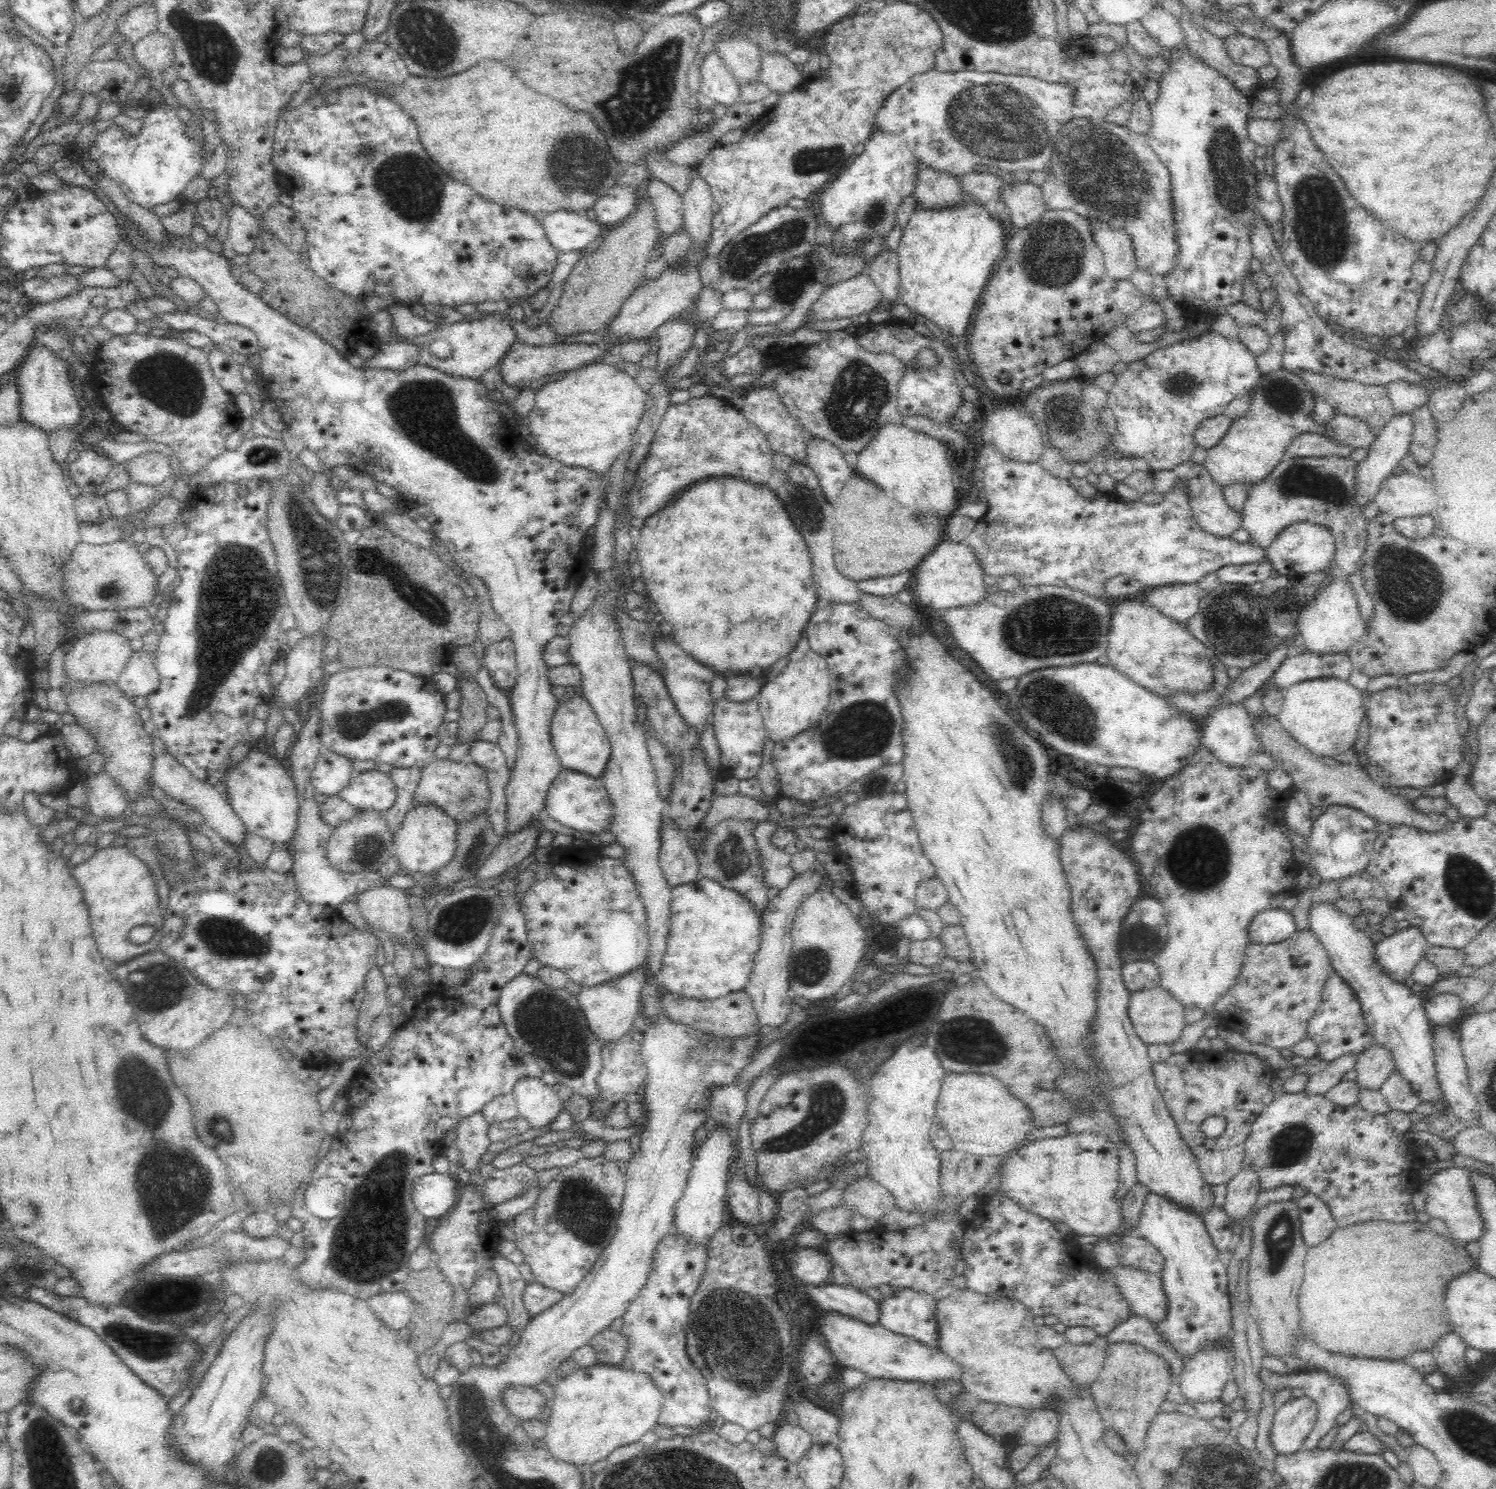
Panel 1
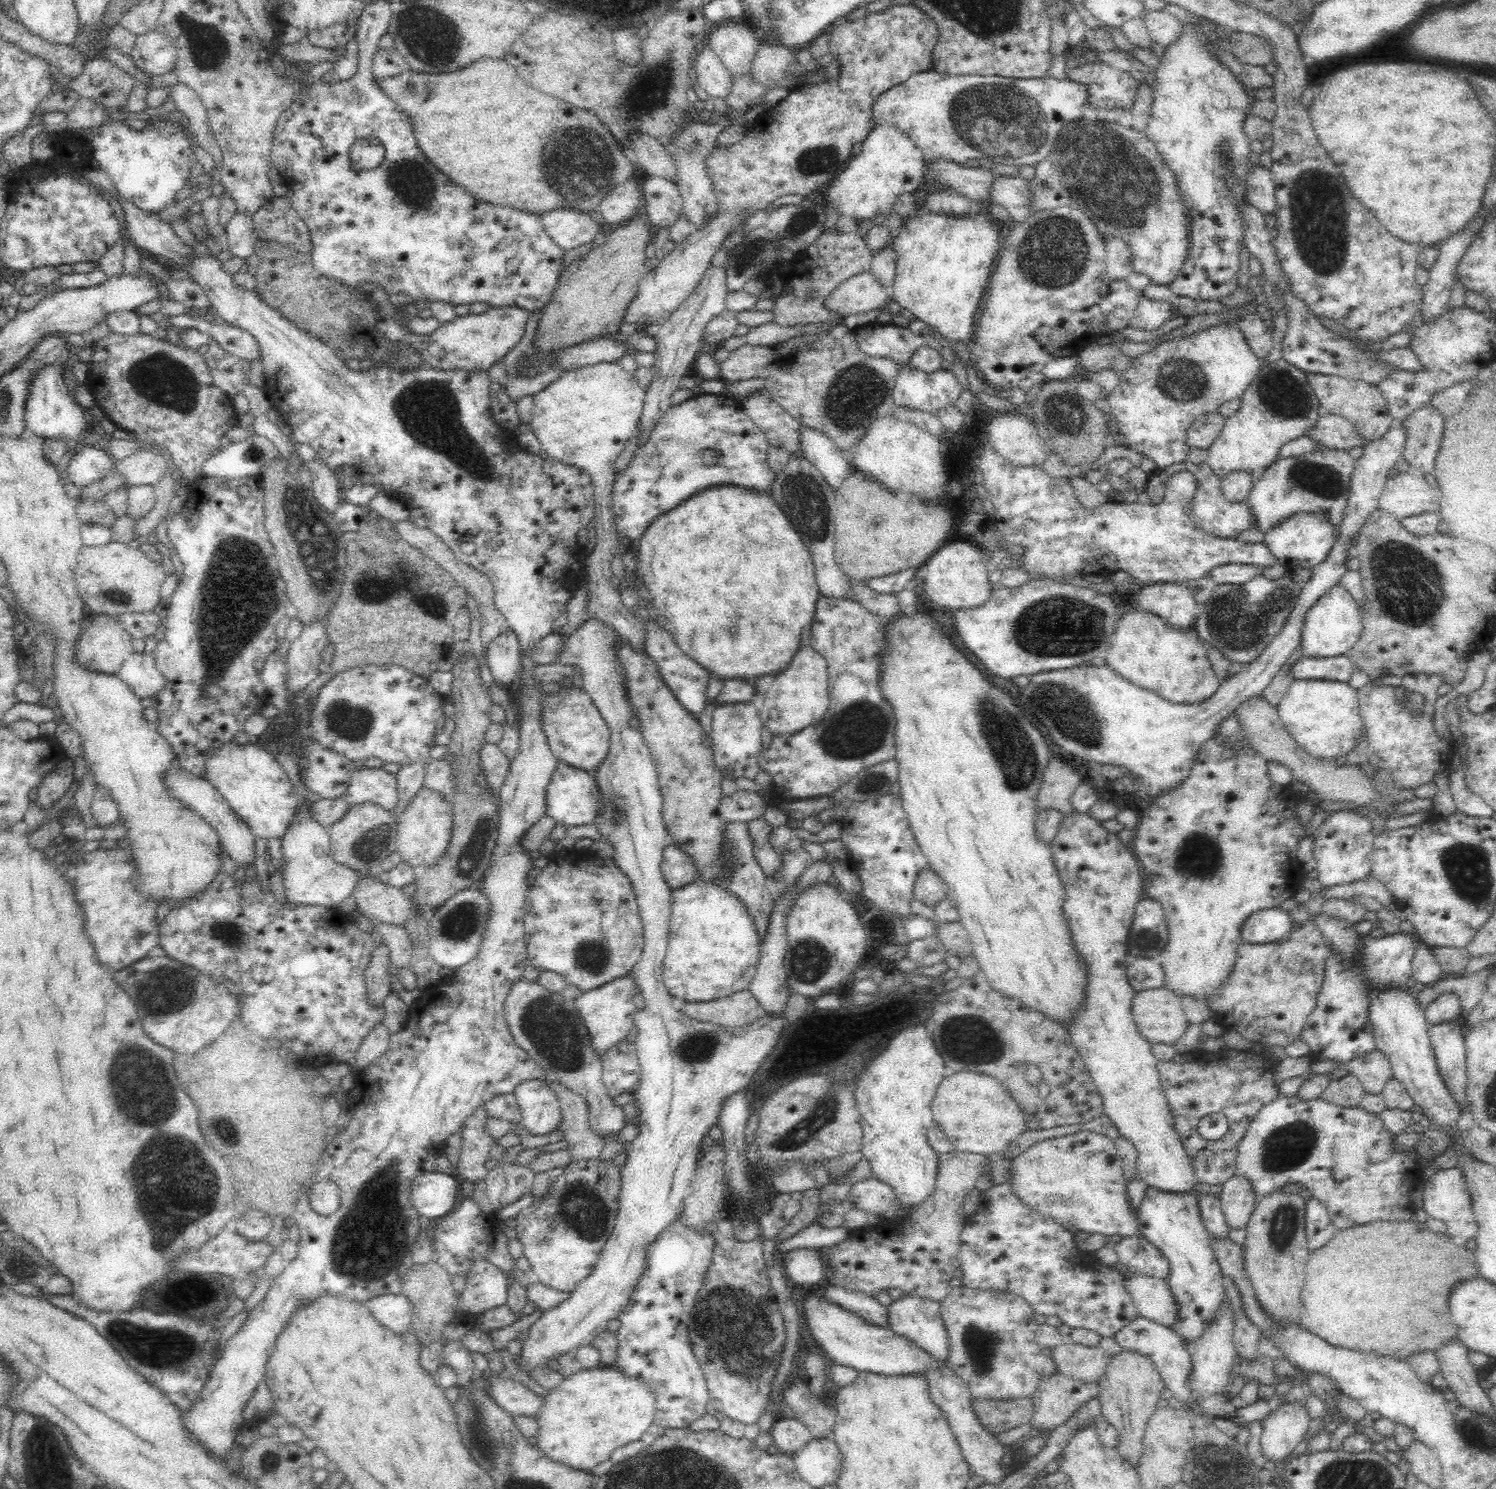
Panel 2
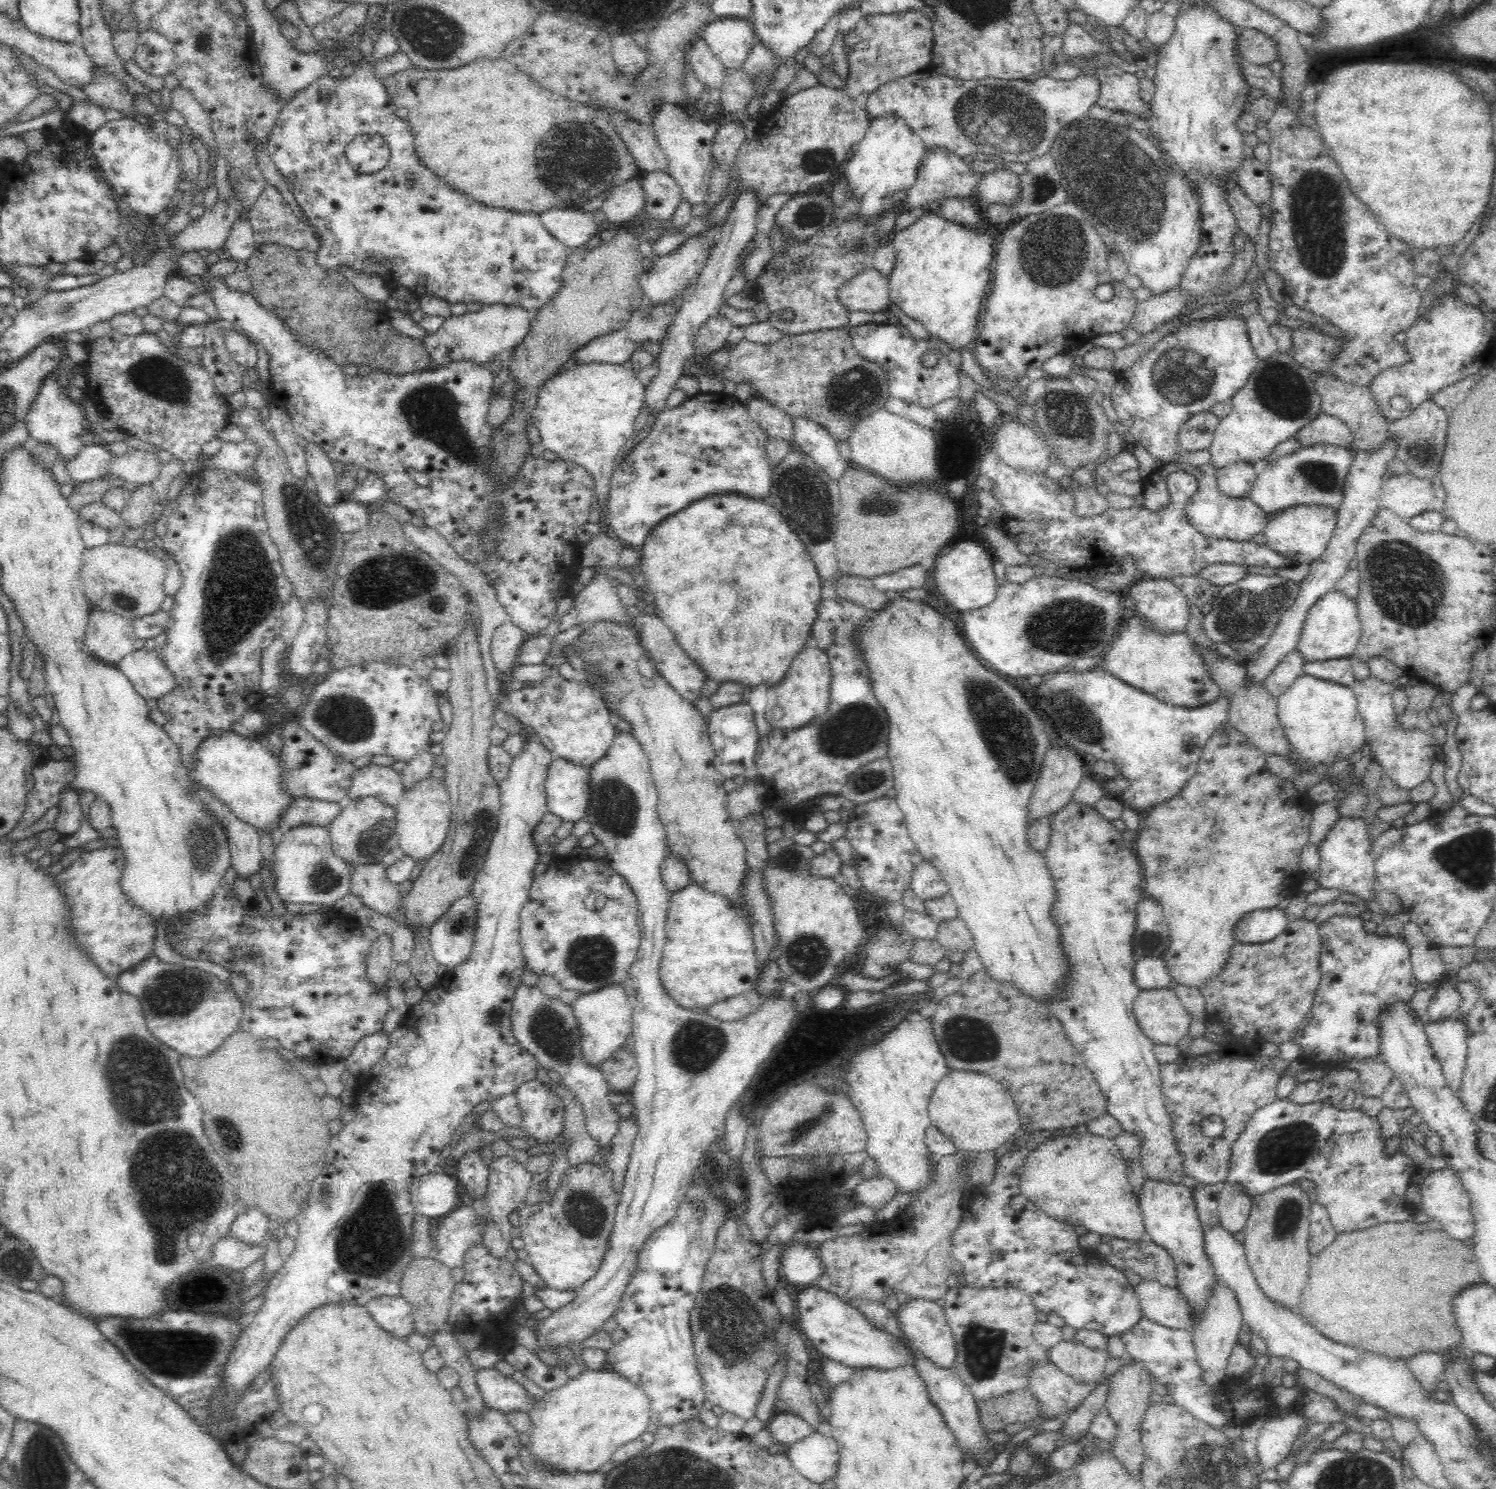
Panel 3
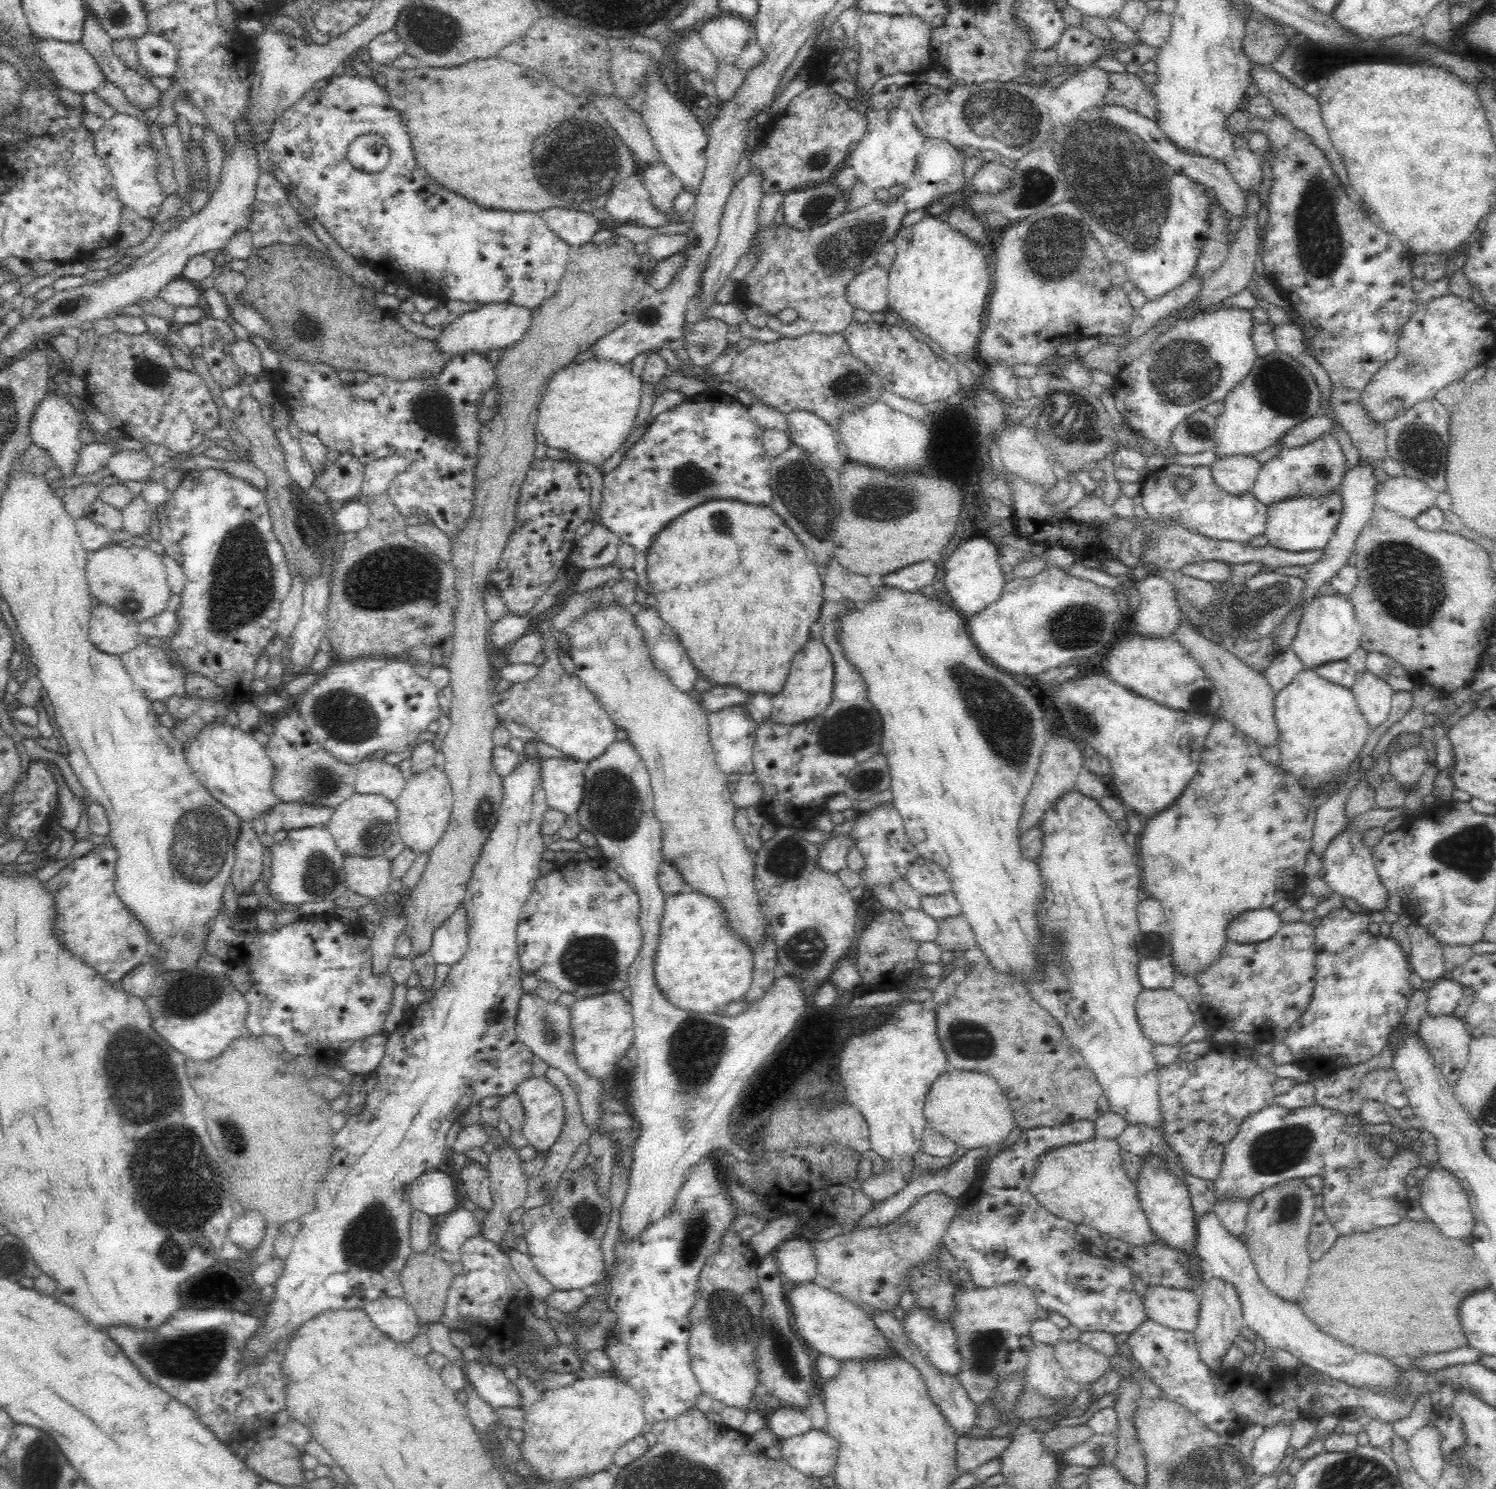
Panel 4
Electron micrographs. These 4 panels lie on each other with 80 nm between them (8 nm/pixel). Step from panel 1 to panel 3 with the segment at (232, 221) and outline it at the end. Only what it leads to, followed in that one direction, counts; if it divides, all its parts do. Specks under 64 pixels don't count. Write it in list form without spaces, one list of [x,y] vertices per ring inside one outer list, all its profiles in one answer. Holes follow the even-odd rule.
[[[249,217],[236,218],[229,231],[223,247],[225,255],[238,261],[247,261],[255,253],[257,245]]]

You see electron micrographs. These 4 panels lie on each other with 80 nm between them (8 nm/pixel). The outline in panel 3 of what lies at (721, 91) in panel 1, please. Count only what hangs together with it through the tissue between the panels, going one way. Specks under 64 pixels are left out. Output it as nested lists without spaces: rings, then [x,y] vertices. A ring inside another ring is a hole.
[[[696,39],[687,52],[687,63],[707,90],[721,90],[725,79],[725,66],[716,58],[705,40]]]

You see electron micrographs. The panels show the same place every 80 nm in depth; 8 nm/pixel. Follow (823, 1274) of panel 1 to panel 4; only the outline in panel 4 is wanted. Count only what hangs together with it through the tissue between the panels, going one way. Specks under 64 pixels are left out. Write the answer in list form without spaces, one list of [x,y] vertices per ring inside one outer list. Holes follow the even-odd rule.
[[[796,1235],[781,1242],[773,1255],[782,1278],[799,1284],[815,1279],[816,1255],[811,1240],[806,1235]]]

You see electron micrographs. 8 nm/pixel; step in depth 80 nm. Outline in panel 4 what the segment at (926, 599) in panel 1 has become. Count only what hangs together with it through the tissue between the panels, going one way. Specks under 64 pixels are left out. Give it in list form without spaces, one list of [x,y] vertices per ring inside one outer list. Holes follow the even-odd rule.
[[[988,537],[966,540],[964,544],[960,544],[950,552],[946,562],[943,562],[943,578],[948,596],[952,598],[952,603],[957,610],[966,616],[972,616],[1000,598],[1005,584],[1000,569],[1001,562],[999,547]]]

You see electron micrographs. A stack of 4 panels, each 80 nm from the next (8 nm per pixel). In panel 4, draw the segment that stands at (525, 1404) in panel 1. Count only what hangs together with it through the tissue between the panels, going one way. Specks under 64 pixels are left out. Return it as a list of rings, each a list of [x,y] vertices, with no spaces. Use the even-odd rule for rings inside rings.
[[[468,1362],[466,1379],[471,1382],[475,1393],[481,1396],[492,1408],[518,1407],[521,1395],[518,1387],[496,1365]]]

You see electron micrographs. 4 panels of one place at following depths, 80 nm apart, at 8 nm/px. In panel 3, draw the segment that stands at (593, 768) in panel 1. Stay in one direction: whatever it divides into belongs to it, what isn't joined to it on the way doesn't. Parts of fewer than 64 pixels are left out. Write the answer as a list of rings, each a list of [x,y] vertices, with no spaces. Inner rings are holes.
[[[553,667],[553,675],[538,681],[538,686],[534,688],[506,690],[503,699],[495,706],[533,728],[554,759],[564,759],[587,769],[607,753],[615,736],[610,711],[598,695],[598,690],[582,678],[564,680],[558,673],[558,667]]]

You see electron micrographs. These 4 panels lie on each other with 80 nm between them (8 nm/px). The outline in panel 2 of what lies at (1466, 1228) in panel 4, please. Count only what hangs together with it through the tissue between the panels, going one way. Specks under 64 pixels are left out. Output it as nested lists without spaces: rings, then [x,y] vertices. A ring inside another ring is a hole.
[[[1459,1167],[1441,1169],[1424,1181],[1423,1207],[1429,1218],[1443,1220],[1447,1232],[1452,1236],[1462,1236],[1462,1240],[1470,1240],[1478,1234],[1479,1226],[1475,1219],[1471,1194],[1468,1192],[1463,1172]]]

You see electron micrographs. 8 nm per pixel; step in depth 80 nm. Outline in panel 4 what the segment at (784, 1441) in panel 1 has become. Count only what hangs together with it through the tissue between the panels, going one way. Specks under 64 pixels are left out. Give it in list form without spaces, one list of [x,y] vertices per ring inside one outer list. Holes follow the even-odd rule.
[[[780,1407],[769,1410],[765,1416],[766,1428],[778,1439],[796,1438],[812,1430],[811,1419],[796,1407]]]

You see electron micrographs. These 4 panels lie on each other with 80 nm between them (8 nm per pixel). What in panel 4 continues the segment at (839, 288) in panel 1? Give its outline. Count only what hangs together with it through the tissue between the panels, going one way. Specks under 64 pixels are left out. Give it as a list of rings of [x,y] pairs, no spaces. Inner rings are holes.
[[[868,267],[855,276],[846,286],[844,296],[848,304],[855,309],[868,312],[887,312],[888,304],[888,270],[878,267]]]

